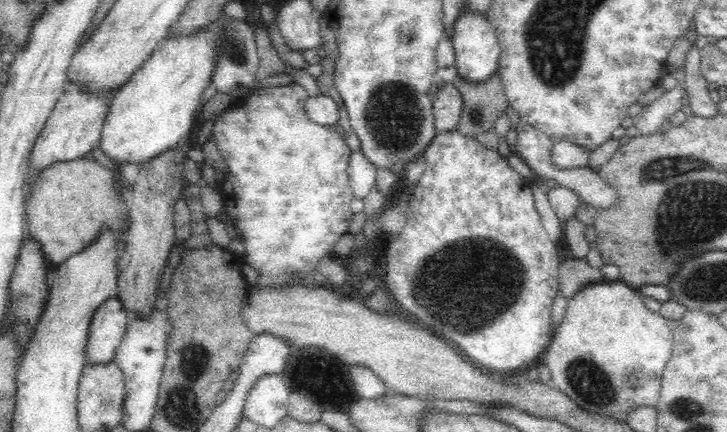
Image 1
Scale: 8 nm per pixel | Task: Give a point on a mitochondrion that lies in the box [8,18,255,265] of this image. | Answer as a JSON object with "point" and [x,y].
{"point":[235,53]}

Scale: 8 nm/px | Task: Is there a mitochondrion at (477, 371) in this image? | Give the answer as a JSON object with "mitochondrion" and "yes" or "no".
{"mitochondrion":"no"}

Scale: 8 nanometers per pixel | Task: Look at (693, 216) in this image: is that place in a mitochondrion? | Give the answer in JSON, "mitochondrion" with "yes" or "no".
{"mitochondrion":"yes"}

